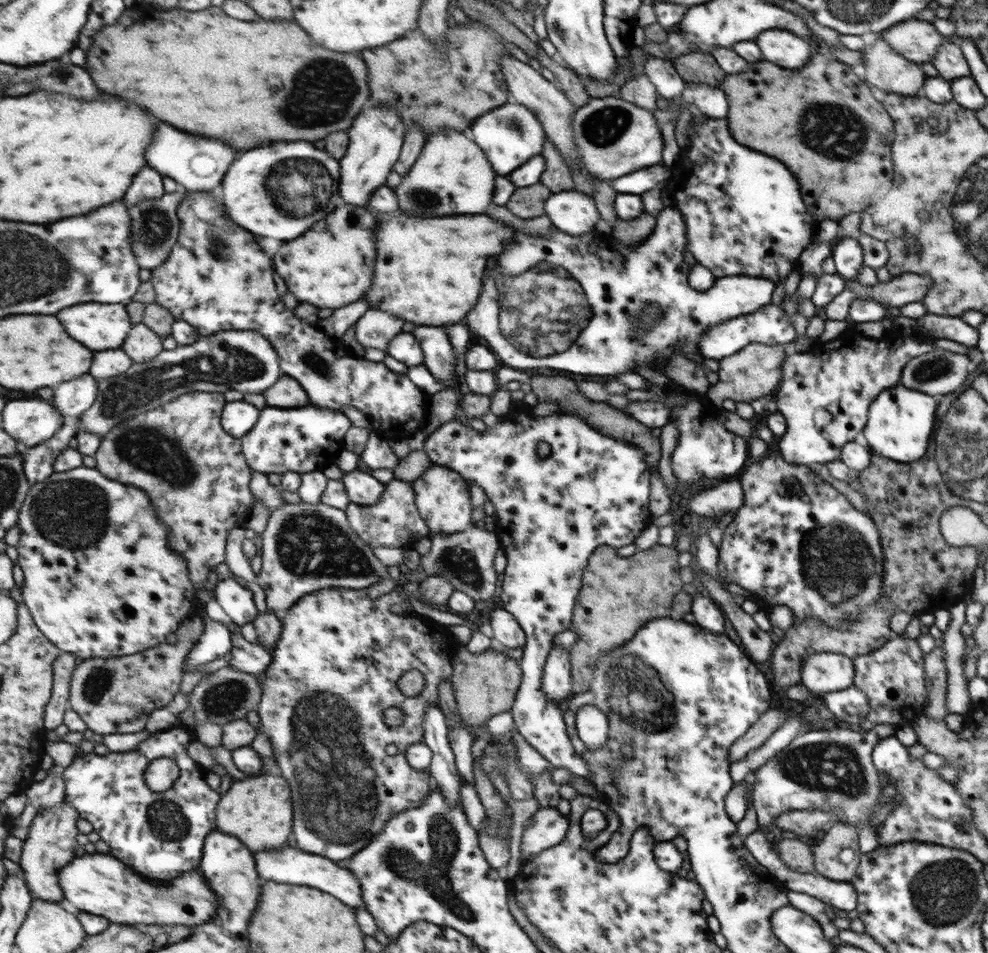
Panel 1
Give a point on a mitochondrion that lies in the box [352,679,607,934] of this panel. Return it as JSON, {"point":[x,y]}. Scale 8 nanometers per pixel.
{"point":[444,838]}

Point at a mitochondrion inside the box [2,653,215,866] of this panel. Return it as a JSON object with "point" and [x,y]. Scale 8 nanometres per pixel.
{"point":[166,820]}

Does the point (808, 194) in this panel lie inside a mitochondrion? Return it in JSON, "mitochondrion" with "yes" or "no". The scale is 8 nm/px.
{"mitochondrion":"no"}

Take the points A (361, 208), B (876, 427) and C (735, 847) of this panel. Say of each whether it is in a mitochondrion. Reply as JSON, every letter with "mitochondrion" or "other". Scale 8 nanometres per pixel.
{"A":"other","B":"other","C":"other"}

